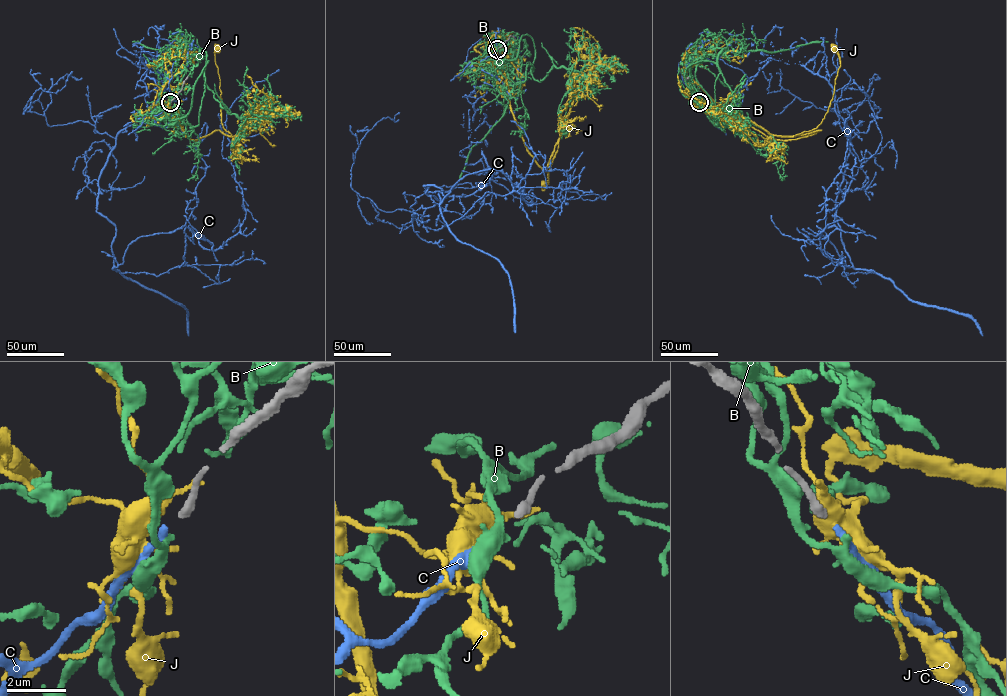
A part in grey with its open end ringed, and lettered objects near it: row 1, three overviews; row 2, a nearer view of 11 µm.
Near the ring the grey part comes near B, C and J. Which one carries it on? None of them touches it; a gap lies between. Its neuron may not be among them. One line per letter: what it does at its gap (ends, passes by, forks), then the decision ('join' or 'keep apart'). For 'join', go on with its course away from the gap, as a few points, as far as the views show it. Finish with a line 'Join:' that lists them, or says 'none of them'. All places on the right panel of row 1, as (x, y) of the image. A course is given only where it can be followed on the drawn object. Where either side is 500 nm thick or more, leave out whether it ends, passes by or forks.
B: it forks; keep apart
C: it ends; join; course (700, 103), (715, 114), (769, 58), (827, 80), (850, 267), (819, 233), (837, 228), (824, 249), (845, 70)
J: it forks; keep apart
Join: C

